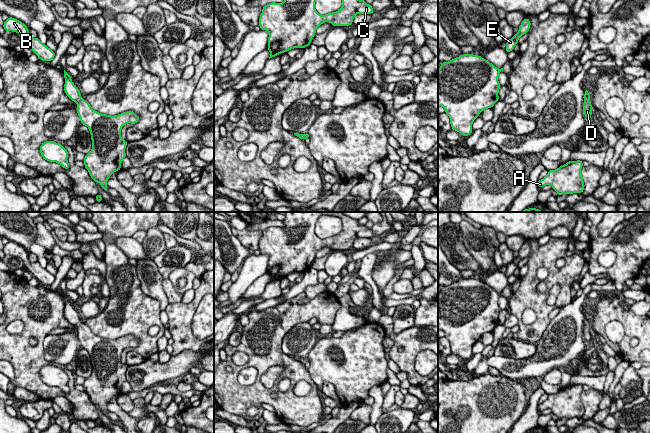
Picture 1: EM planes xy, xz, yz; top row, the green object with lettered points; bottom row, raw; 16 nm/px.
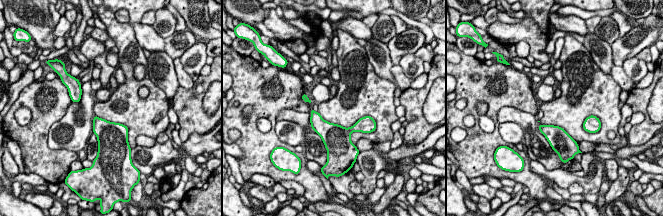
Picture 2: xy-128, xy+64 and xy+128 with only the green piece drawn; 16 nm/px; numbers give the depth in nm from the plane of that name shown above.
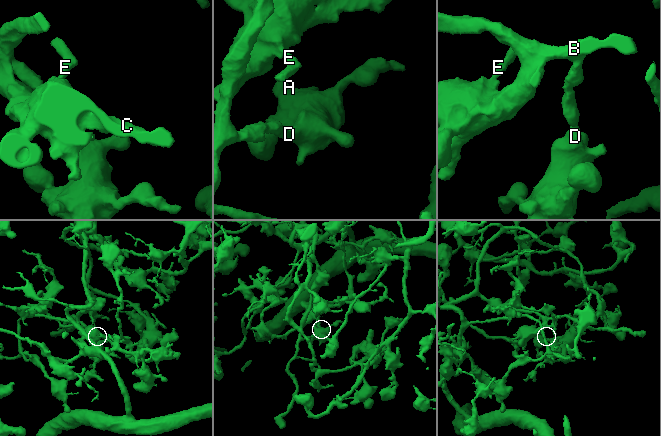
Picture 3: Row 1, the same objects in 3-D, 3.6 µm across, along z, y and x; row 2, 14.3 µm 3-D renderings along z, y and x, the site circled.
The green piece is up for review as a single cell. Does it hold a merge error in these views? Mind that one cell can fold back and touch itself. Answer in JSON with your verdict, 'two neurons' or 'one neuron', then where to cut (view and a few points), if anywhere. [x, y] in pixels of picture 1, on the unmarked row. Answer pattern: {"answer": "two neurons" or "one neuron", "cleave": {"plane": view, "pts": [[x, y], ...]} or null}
{"answer": "one neuron", "cleave": null}

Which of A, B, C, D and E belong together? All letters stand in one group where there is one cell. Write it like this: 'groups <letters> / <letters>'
groups A B C D E

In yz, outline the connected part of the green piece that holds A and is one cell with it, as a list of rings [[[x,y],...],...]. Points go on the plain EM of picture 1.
[[[582,384],[568,385],[565,389],[560,389],[556,394],[549,394],[548,398],[537,405],[537,411],[550,409],[558,420],[562,418],[582,417],[584,415],[584,405],[581,400],[583,391]]]

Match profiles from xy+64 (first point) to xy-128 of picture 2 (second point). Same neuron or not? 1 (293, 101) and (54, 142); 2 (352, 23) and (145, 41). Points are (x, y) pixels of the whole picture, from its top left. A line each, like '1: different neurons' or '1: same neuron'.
1: different neurons
2: same neuron

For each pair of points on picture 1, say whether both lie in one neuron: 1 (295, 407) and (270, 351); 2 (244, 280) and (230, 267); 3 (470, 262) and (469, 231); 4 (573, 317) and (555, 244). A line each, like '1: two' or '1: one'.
1: one
2: two
3: two
4: two

